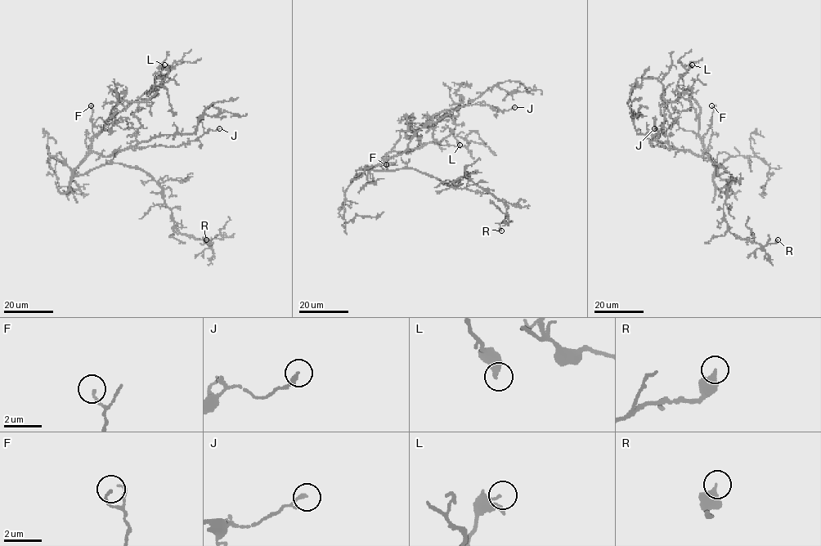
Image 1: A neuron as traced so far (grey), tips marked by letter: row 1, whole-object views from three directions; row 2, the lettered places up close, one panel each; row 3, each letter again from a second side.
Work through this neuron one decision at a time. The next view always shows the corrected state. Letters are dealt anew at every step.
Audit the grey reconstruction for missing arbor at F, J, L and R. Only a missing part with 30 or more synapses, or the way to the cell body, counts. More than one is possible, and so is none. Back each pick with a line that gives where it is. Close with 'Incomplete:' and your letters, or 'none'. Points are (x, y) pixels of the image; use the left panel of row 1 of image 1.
Incomplete: none

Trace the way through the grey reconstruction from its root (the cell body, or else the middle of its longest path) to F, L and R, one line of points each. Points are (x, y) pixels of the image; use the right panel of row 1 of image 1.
F: (716, 172), (702, 141), (703, 136), (711, 125), (714, 110), (711, 105)
L: (716, 172), (699, 136), (696, 109), (689, 99), (683, 97), (676, 88), (678, 81), (692, 64)
R: (716, 172), (715, 163), (733, 179), (724, 204), (727, 229), (740, 238), (763, 246), (778, 239)

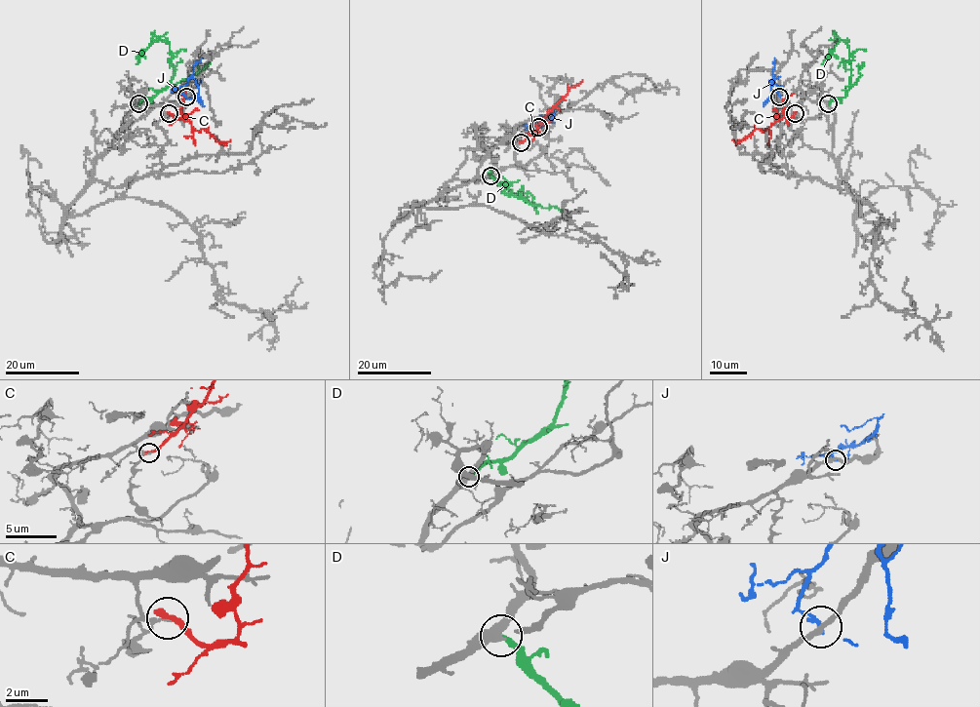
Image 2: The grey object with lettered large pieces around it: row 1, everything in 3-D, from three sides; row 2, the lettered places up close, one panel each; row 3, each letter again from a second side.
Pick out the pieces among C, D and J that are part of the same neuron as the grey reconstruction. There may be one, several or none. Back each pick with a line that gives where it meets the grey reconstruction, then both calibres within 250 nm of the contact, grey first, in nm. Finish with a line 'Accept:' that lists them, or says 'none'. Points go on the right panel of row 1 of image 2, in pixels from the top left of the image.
D: (828, 103) | 420/260 nm
Accept: D

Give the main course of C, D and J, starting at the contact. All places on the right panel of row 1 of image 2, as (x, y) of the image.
C: (795, 113), (790, 118), (778, 119), (764, 131), (756, 128), (739, 142), (732, 139)
D: (828, 103), (842, 98), (849, 83), (850, 52), (844, 40), (840, 40), (821, 64)
J: (780, 97), (775, 78), (772, 97), (764, 103), (766, 99)

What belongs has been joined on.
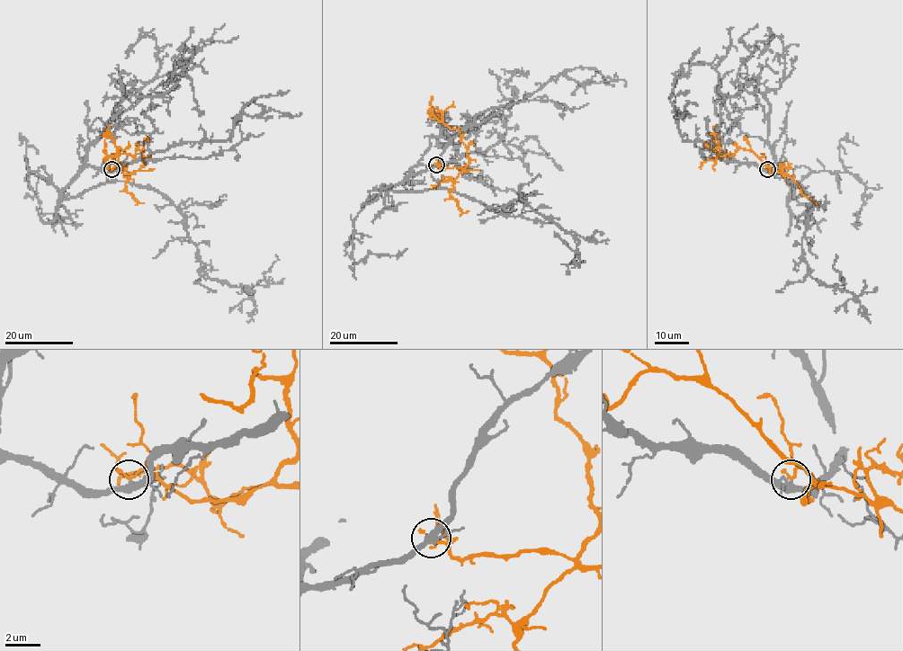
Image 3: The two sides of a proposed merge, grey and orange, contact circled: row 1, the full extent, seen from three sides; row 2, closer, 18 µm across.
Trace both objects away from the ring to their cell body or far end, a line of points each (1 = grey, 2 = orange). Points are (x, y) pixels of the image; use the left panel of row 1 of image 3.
1: (111, 169), (86, 165), (60, 197), (115, 182), (158, 191), (203, 271), (229, 285), (266, 285), (276, 254)
2: (111, 169), (134, 173), (144, 161), (136, 148), (132, 156), (119, 156), (114, 141), (106, 136), (110, 126)

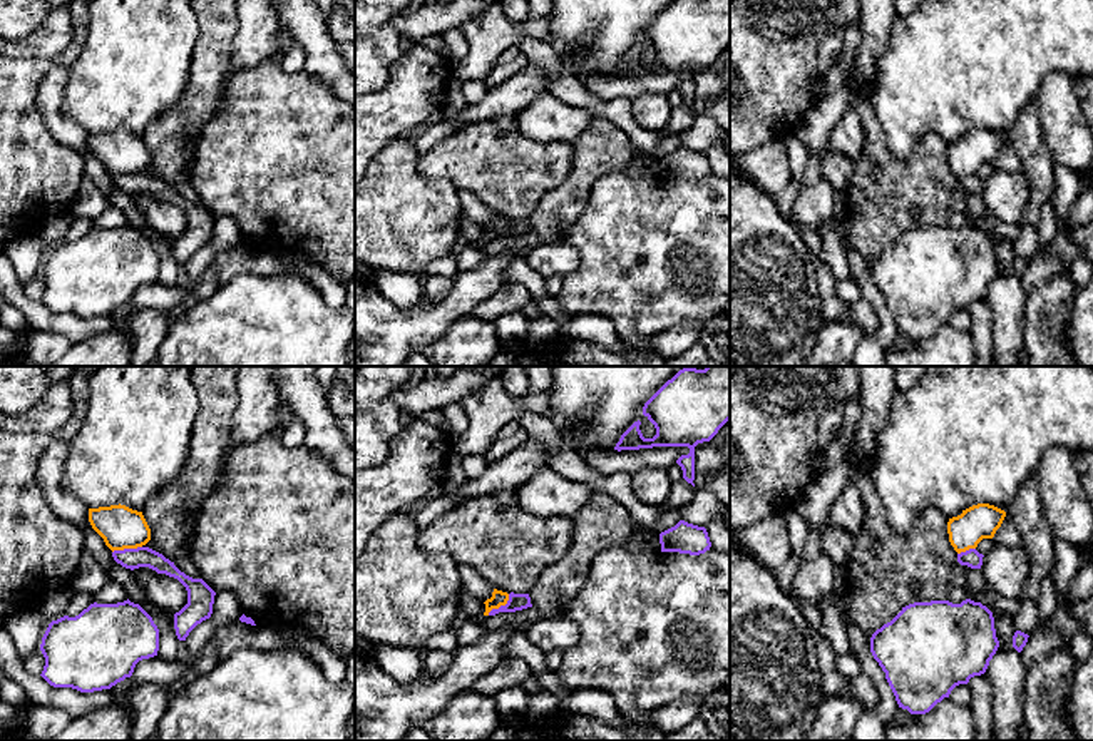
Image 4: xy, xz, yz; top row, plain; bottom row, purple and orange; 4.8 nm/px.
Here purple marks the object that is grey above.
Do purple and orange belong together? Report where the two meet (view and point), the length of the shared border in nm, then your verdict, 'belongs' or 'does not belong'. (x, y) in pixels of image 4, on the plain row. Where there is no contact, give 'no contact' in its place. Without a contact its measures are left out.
xy (126, 174) | 150 nm | does not belong

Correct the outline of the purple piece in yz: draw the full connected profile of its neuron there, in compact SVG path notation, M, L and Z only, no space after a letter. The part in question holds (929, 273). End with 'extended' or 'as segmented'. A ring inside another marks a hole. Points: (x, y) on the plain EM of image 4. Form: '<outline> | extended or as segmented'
M971 224L961 229L949 226L914 227L870 263L870 278L885 298L899 333L911 340L926 340L959 309L986 298L996 279L993 238Z | as segmented

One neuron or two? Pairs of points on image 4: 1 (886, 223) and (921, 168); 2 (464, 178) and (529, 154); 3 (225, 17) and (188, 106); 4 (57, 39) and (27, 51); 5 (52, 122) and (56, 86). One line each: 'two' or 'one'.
1: one
2: one
3: one
4: one
5: one

